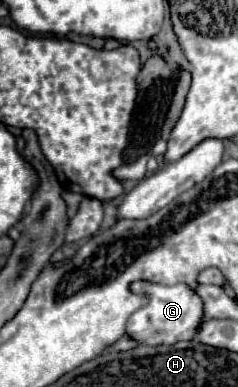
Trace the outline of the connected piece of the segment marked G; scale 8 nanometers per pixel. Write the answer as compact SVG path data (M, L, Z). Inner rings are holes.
M135 282L131 290L149 294L149 304L137 310L127 322L127 334L131 338L141 340L143 344L175 344L175 340L191 340L195 336L195 330L201 324L203 302L191 288L187 288L187 284L161 286L151 282Z

